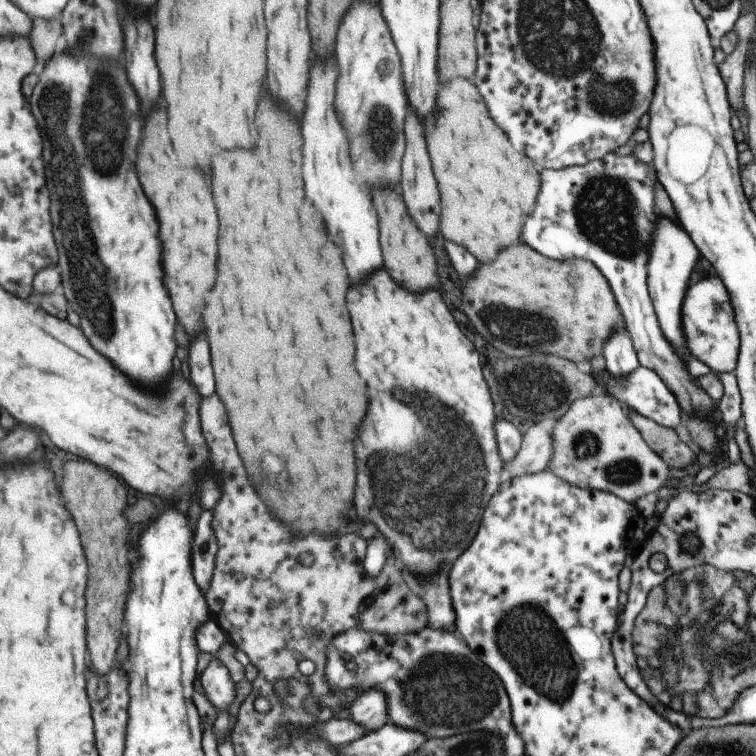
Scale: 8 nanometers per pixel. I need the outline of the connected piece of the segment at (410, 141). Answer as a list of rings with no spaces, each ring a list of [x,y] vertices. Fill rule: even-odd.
[[[408,105],[407,118],[404,120],[404,140],[407,142],[407,146],[404,148],[403,158],[400,160],[399,190],[410,217],[416,222],[426,239],[431,240],[433,234],[437,232],[437,222],[439,222],[439,194],[437,194],[435,178],[431,172],[431,164],[429,164],[427,144],[423,140],[423,124],[415,116],[412,105]]]

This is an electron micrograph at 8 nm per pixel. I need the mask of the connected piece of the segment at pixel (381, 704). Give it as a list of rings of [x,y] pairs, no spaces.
[[[377,689],[359,693],[342,715],[362,726],[367,733],[377,730],[387,722],[385,695]]]

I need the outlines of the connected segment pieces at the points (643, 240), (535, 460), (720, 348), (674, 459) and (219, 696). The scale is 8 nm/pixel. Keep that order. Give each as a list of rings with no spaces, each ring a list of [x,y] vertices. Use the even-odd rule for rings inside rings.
[[[609,153],[603,158],[589,161],[582,165],[571,165],[562,169],[540,170],[540,191],[536,196],[536,207],[529,220],[525,220],[525,232],[521,240],[533,250],[556,261],[583,259],[596,265],[611,286],[613,296],[623,314],[623,326],[629,333],[638,364],[657,374],[663,384],[673,393],[683,414],[711,417],[716,405],[707,393],[699,388],[687,372],[686,364],[674,351],[665,338],[646,285],[646,257],[650,236],[654,227],[653,220],[653,183],[655,171],[651,165],[643,164],[632,154],[617,156]],[[623,180],[625,180],[625,214],[623,214]]]
[[[530,424],[522,435],[520,447],[515,456],[505,461],[505,478],[532,475],[548,468],[552,459],[552,437],[540,425]]]
[[[717,276],[701,278],[693,286],[687,288],[681,307],[684,341],[686,350],[699,362],[715,372],[731,372],[737,362],[739,336],[733,322],[733,310],[729,304],[729,296]]]
[[[628,410],[625,413],[647,447],[657,453],[668,468],[682,469],[695,462],[696,454],[689,449],[687,444],[679,440],[672,428],[665,428],[635,411]]]
[[[217,659],[201,674],[201,684],[210,703],[219,710],[229,710],[237,698],[237,685],[231,671]]]

